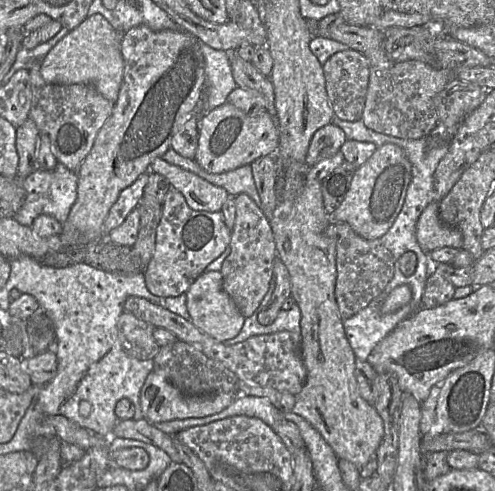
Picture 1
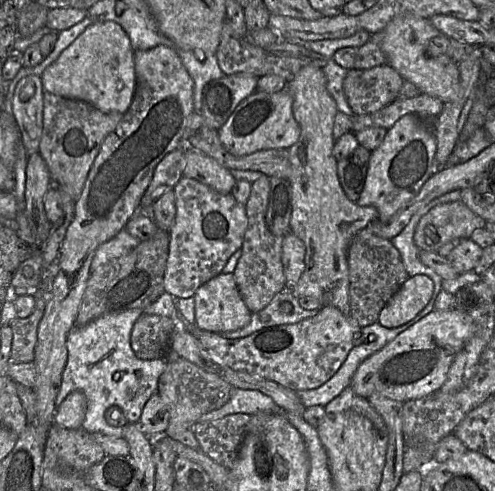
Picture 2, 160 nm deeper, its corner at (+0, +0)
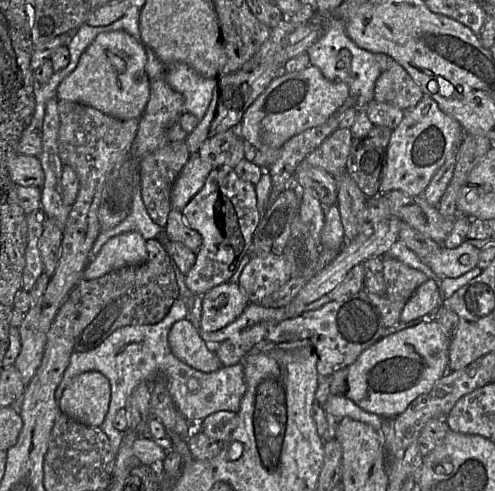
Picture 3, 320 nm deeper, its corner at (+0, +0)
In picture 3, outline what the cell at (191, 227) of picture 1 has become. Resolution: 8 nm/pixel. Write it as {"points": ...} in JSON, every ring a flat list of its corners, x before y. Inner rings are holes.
{"points":[[221,167,212,170,203,188,182,210,188,226,202,236,196,261,185,274,185,284,194,295,203,295,213,287,230,281,241,259,249,251,261,216,255,185,243,181,235,169]]}

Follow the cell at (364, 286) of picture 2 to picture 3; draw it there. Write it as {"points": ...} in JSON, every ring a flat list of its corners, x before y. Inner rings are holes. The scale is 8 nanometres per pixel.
{"points":[[384,255,382,257,383,276,386,283,384,294,368,291,369,298,380,310,385,328,400,322,400,315,407,301,416,289,429,279,420,270]]}

